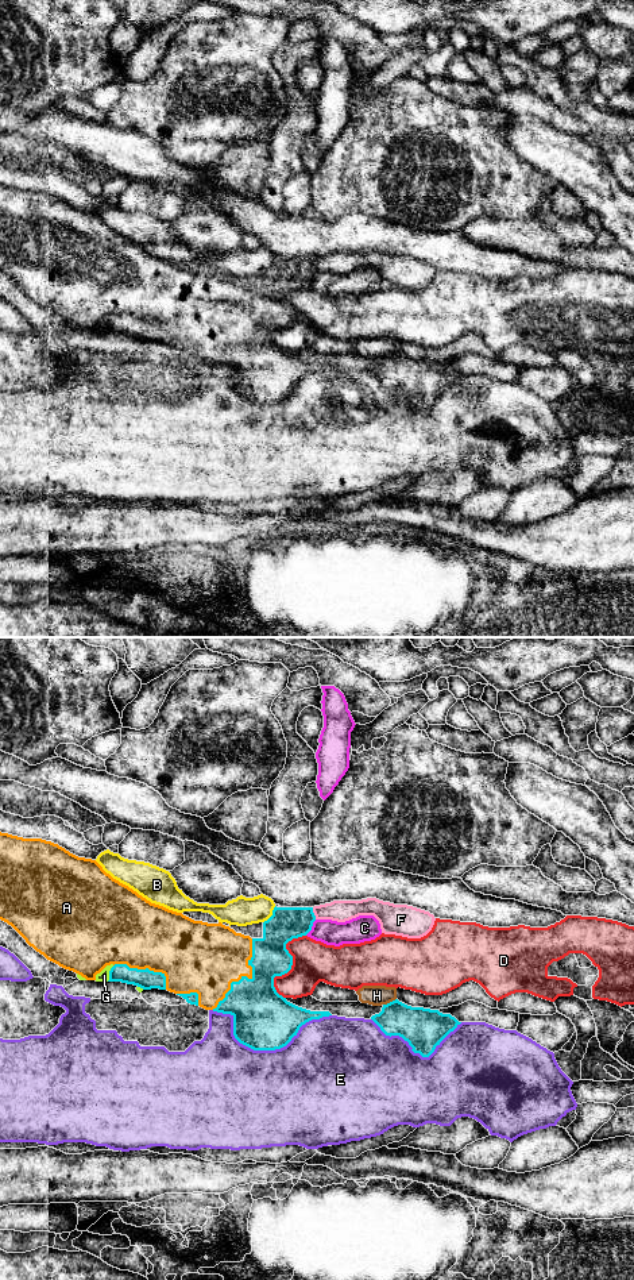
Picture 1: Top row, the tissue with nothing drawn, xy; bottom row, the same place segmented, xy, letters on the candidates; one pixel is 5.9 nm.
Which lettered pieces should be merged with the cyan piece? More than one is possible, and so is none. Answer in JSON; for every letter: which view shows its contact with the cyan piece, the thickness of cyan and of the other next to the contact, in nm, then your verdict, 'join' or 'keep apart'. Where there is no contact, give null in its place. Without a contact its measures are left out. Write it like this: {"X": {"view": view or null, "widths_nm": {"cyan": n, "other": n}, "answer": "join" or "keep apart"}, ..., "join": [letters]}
{"A": {"view": "xy", "widths_nm": {"cyan": 340, "other": 400}, "answer": "join"}, "B": {"view": "xy", "widths_nm": {"cyan": 220, "other": 170}, "answer": "keep apart"}, "C": {"view": "xy", "widths_nm": {"cyan": 200, "other": 150}, "answer": "keep apart"}, "D": {"view": "xy", "widths_nm": {"cyan": 220, "other": 260}, "answer": "keep apart"}, "E": {"view": "xy", "widths_nm": {"cyan": 360, "other": 500}, "answer": "keep apart"}, "F": {"view": "xy", "widths_nm": {"cyan": 200, "other": 130}, "answer": "keep apart"}, "G": {"view": "xy", "widths_nm": {"cyan": 120, "other": 60}, "answer": "keep apart"}, "H": {"view": "xy", "widths_nm": {"cyan": 240, "other": 130}, "answer": "keep apart"}, "join": ["A"]}

